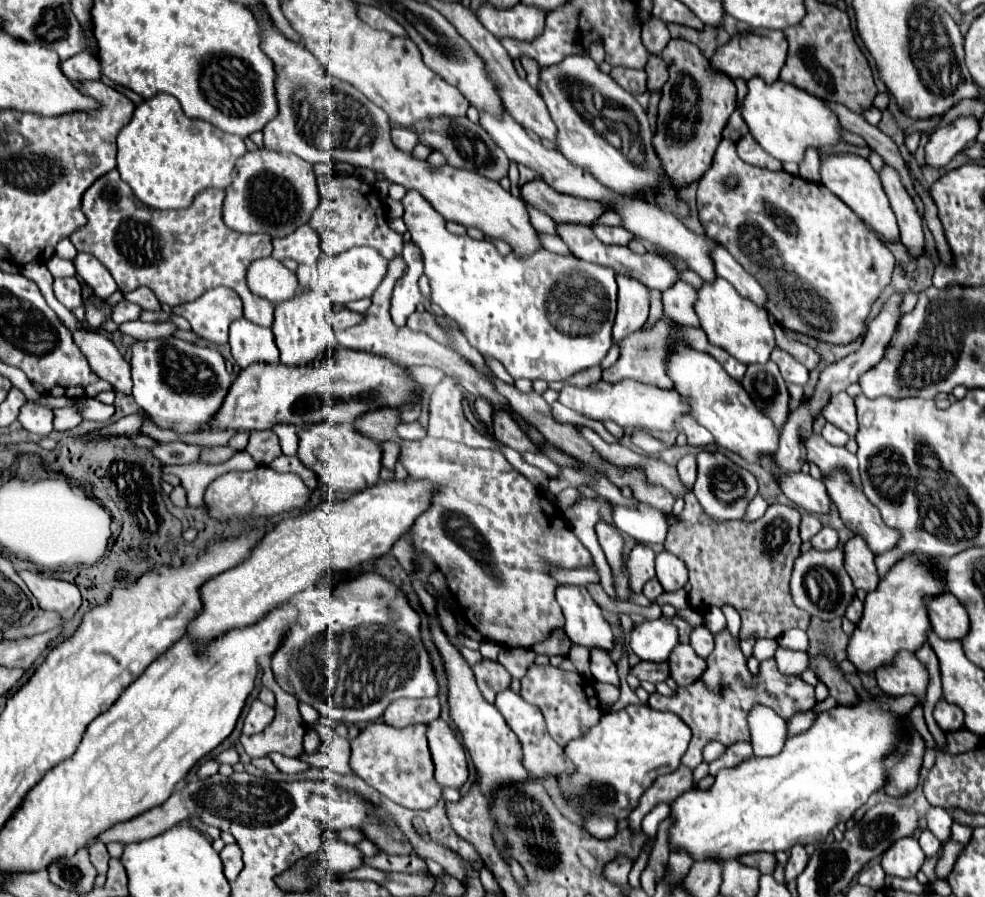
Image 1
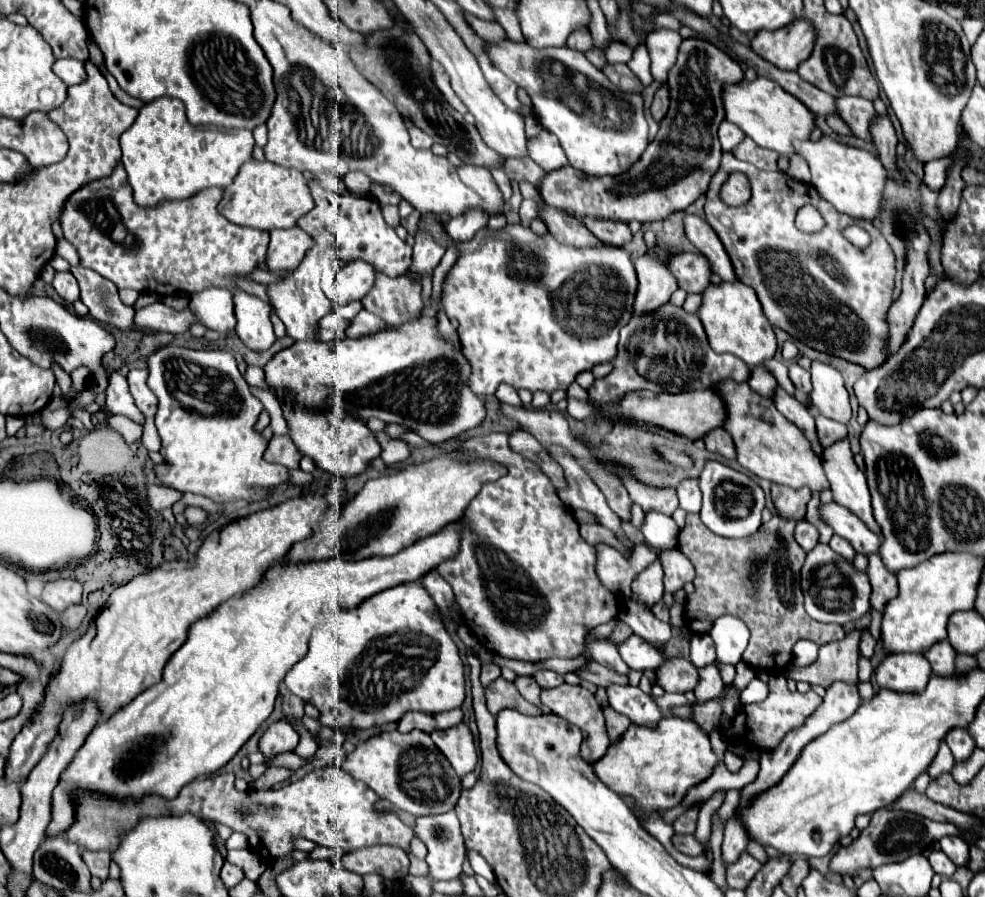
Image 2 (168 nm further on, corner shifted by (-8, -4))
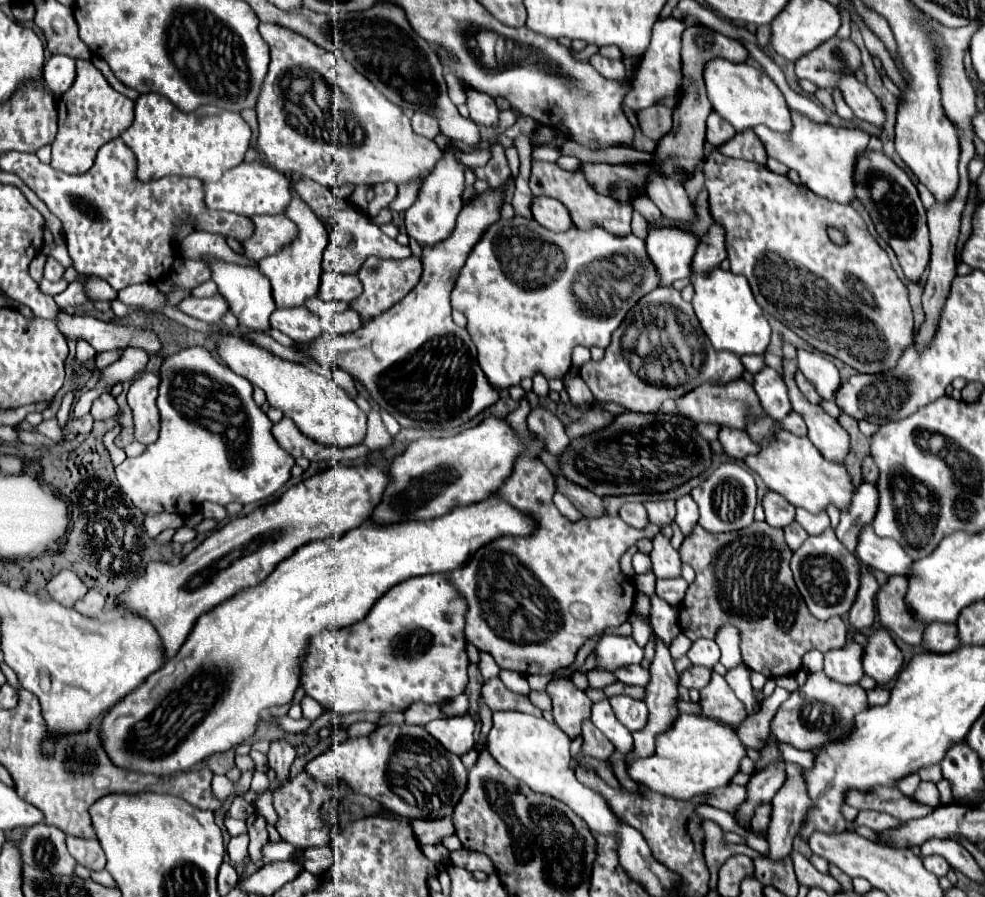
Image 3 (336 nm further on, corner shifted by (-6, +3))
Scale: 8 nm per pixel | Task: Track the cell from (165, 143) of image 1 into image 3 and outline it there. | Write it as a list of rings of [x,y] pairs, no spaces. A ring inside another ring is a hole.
[[[144,93],[136,99],[136,117],[132,125],[122,133],[122,141],[134,151],[136,155],[136,179],[146,183],[160,179],[164,175],[178,175],[178,177],[196,177],[200,181],[218,181],[230,167],[244,161],[244,153],[250,145],[252,131],[248,123],[240,117],[240,113],[232,111],[218,111],[216,107],[200,107],[200,111],[192,111],[184,115],[168,101],[164,95],[158,93]]]

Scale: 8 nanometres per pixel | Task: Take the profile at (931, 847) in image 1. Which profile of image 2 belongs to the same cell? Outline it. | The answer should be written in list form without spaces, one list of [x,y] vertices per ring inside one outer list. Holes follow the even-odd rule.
[[[934,850],[934,852],[930,852],[928,860],[930,860],[930,866],[932,866],[932,870],[934,870],[936,874],[952,876],[952,874],[956,872],[956,866],[952,864],[952,860],[950,860],[942,850]]]

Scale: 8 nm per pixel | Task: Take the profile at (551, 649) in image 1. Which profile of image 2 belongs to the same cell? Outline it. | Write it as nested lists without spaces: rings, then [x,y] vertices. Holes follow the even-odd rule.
[[[590,662],[584,670],[578,672],[578,676],[580,676],[582,680],[592,682],[592,684],[598,686],[598,688],[606,688],[606,686],[610,686],[610,684],[630,684],[630,682],[628,682],[628,676],[620,676],[620,674],[604,668],[604,666],[600,666],[598,662]]]

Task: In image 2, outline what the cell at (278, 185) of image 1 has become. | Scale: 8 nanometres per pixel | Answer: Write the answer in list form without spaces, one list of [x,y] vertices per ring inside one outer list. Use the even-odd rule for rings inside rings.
[[[248,160],[240,168],[234,182],[224,188],[220,200],[220,214],[238,226],[258,228],[258,230],[274,230],[274,228],[292,228],[298,218],[312,210],[314,202],[308,190],[308,184],[300,170],[284,168],[272,162],[256,162]]]

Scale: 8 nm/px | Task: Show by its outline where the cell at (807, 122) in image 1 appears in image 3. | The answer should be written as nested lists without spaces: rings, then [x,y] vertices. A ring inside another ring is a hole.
[[[714,59],[706,65],[704,81],[708,89],[708,99],[714,107],[714,111],[732,123],[736,131],[754,129],[756,125],[766,125],[772,131],[788,133],[792,129],[792,117],[786,105],[786,99],[782,91],[776,87],[776,83],[760,69],[750,67],[746,63],[730,63],[726,59]]]

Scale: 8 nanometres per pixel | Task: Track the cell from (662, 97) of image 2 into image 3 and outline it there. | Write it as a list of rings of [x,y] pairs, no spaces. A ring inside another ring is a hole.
[[[654,103],[652,107],[646,107],[646,109],[638,111],[638,123],[640,123],[640,129],[656,141],[666,131],[670,131],[672,111],[666,103]]]

